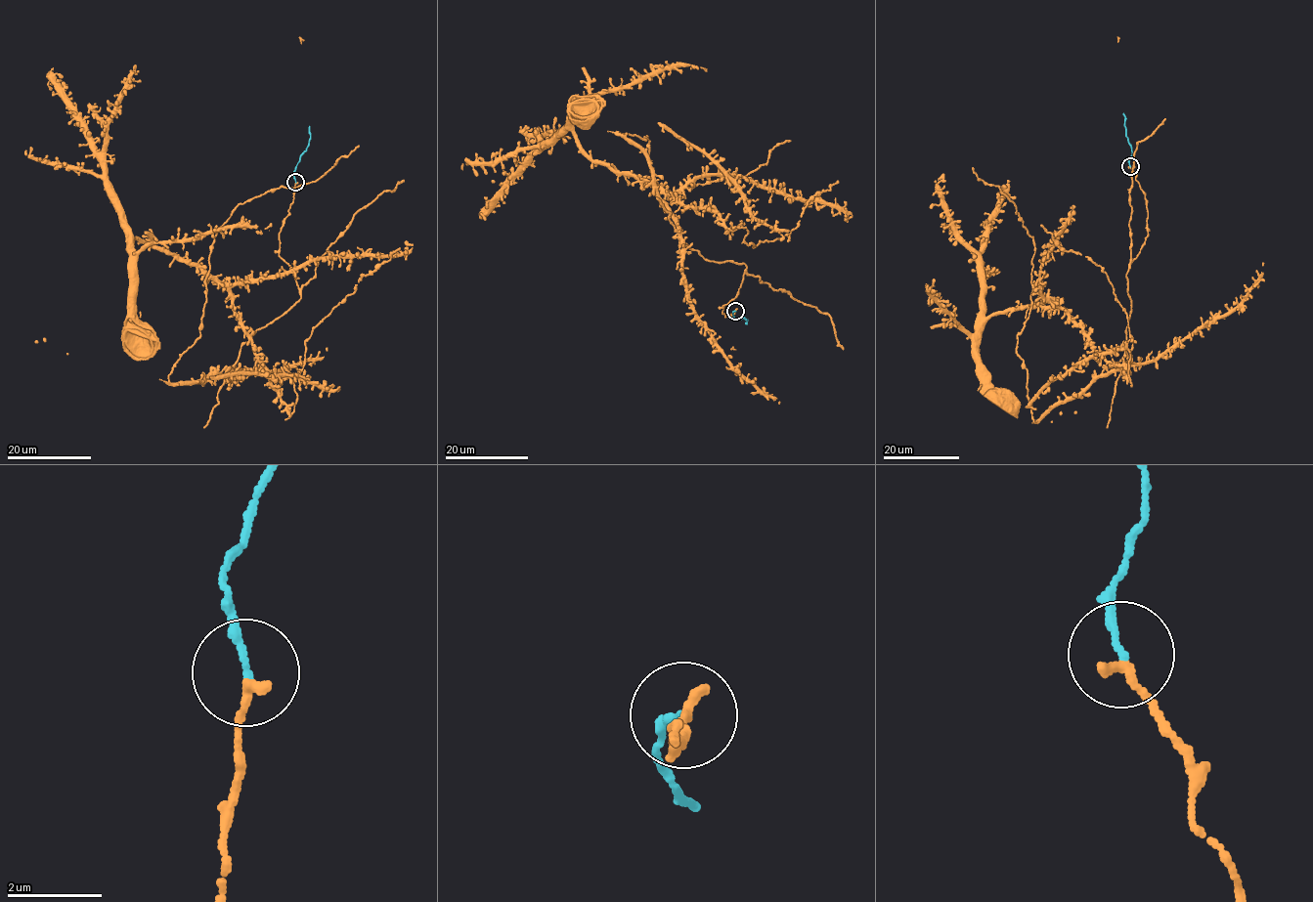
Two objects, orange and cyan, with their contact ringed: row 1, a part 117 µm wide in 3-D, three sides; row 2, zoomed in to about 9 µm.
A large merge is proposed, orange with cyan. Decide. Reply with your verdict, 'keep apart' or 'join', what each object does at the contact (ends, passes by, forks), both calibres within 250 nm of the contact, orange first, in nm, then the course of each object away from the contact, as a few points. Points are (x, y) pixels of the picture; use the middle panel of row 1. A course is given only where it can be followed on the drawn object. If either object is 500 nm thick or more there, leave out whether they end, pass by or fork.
join; orange ends; cyan ends; calibres 220 and 140 nm; course orange (734, 311), (746, 267), (680, 241), (617, 133), (647, 136), (648, 176), (592, 159), (588, 115); course cyan (734, 311), (734, 319), (747, 319), (745, 322)

